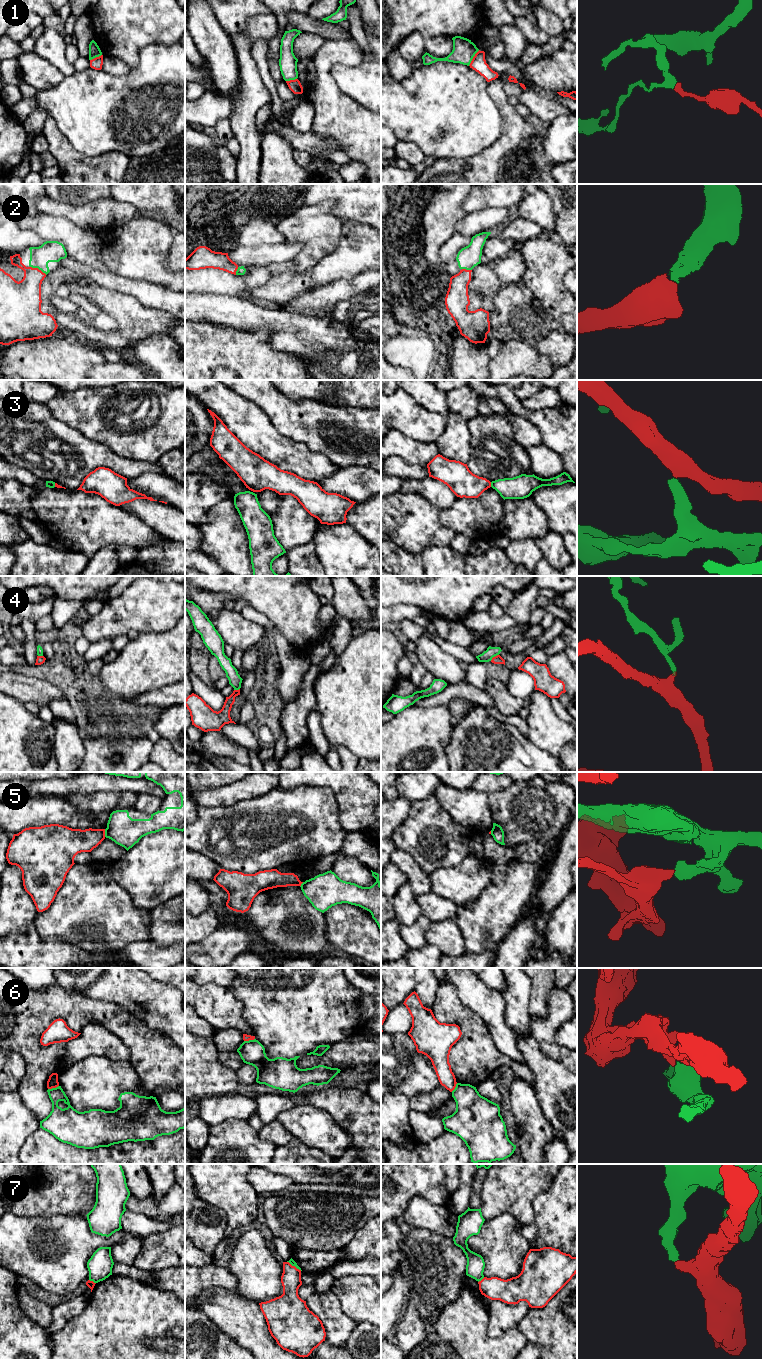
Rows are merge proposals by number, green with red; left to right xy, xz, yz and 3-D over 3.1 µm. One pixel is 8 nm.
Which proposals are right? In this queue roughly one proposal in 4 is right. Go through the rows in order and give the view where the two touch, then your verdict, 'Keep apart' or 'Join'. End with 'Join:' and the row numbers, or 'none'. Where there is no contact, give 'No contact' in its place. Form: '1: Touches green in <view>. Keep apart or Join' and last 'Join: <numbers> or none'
1: Touches green in yz. Keep apart
2: Touches green in xy. Join
3: Touches green in yz. Keep apart
4: Touches green in yz. Keep apart
5: Touches green in xy. Keep apart
6: Touches green in xy. Keep apart
7: Touches green in xy. Keep apart
Join: 2

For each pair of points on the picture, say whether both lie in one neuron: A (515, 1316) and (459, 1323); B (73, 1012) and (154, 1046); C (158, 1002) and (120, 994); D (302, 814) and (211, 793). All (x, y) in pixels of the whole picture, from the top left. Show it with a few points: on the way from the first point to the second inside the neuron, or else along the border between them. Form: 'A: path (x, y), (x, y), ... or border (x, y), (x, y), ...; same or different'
A: border (488, 1309), (487, 1334), (490, 1337), (499, 1338); different
B: path (93, 1012), (104, 1012), (110, 1015), (134, 1034); same
C: path (149, 999), (143, 998), (139, 994), (129, 994); same
D: border (265, 794), (243, 799), (231, 805), (219, 806); different

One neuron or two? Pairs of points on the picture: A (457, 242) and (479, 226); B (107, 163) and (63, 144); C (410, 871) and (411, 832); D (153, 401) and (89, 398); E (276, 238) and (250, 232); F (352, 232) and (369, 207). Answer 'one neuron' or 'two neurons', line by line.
A: two neurons
B: one neuron
C: two neurons
D: one neuron
E: one neuron
F: two neurons

